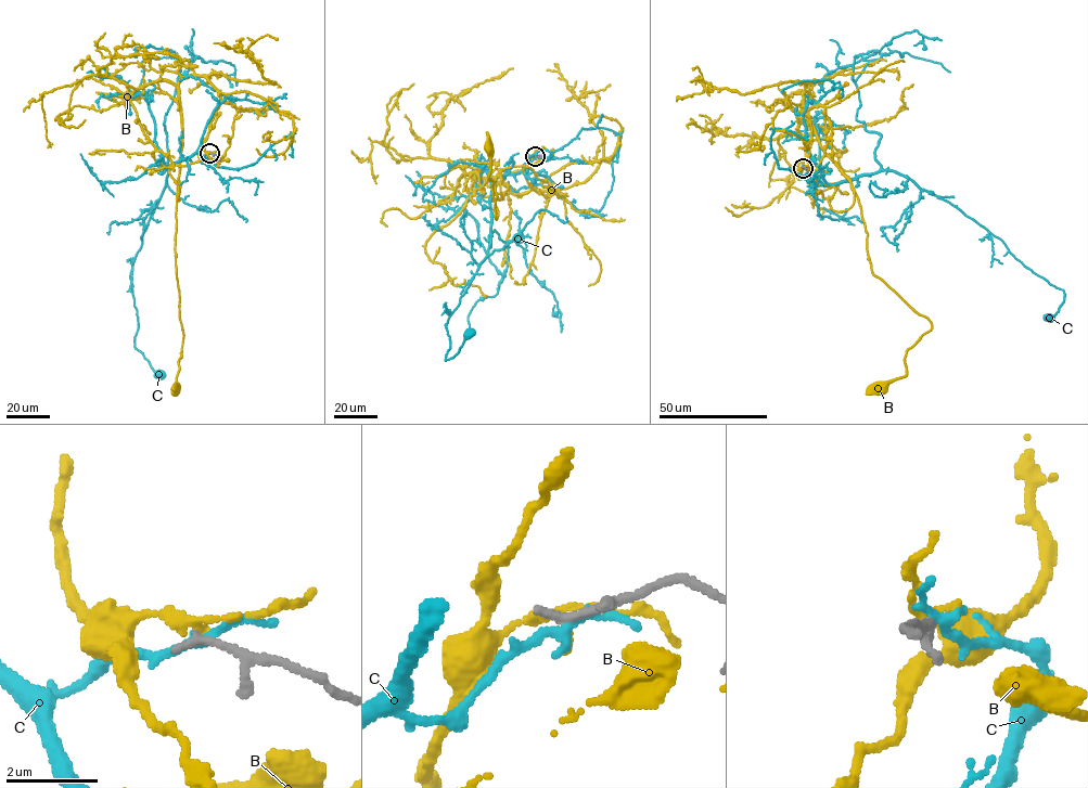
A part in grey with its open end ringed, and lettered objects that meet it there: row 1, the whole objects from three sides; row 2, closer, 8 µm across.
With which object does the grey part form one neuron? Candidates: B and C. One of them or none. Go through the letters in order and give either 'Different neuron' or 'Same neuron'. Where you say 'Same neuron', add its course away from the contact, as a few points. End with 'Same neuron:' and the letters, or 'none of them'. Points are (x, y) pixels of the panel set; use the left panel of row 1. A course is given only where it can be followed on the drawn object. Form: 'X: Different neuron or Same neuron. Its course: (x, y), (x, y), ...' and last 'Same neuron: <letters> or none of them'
B: Different neuron
C: Different neuron
Same neuron: none of them

